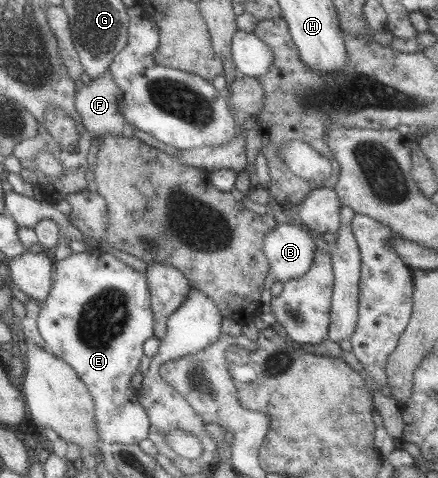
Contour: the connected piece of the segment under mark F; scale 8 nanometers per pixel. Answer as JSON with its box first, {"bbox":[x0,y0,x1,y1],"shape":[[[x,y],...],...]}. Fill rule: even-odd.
{"bbox":[75,69,125,140],"shape":[[[108,69],[76,92],[75,110],[81,125],[95,140],[106,135],[121,135],[125,124],[121,114],[121,95]]]}

